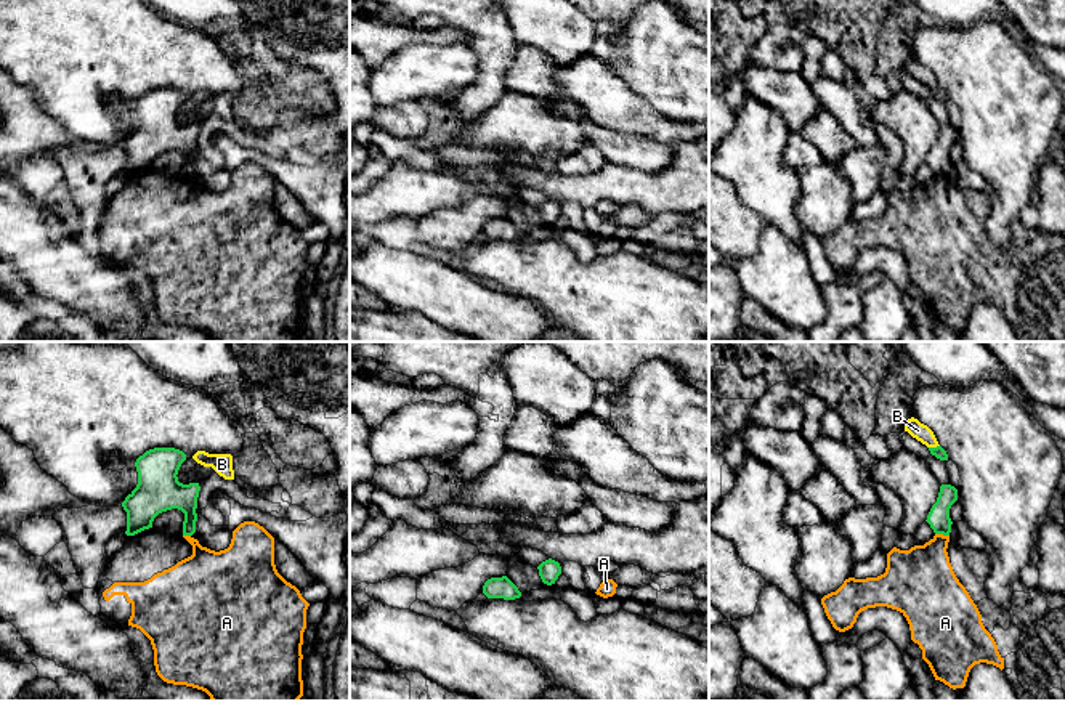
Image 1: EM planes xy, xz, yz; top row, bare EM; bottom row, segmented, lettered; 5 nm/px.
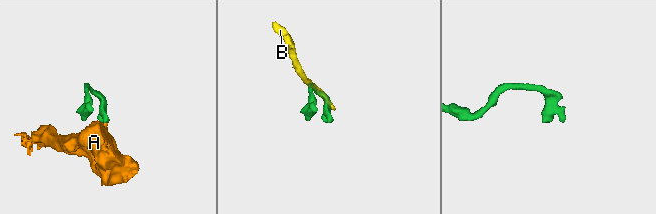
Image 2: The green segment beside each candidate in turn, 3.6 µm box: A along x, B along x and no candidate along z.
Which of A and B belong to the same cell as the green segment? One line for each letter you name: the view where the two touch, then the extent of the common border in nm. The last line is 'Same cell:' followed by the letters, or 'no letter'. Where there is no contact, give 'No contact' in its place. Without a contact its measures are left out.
Same cell: no letter

